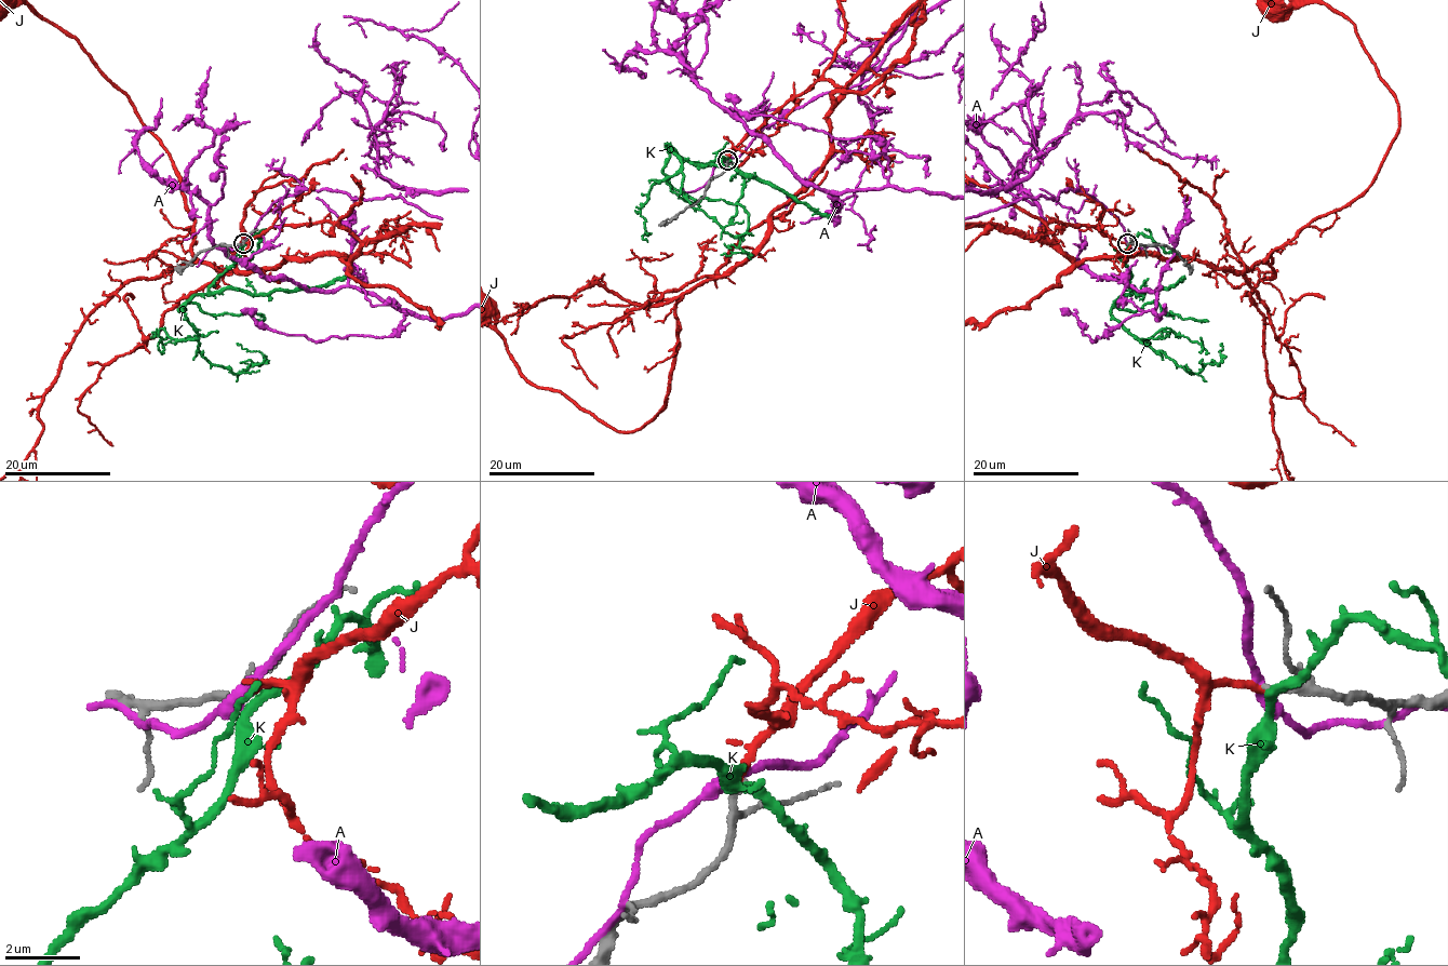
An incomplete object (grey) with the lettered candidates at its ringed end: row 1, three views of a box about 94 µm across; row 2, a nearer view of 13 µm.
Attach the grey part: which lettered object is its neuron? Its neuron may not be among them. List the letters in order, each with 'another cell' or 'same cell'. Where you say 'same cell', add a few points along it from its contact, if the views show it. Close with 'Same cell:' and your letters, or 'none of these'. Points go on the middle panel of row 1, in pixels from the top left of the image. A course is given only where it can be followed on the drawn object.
A: another cell
J: same cell; course (726, 160), (820, 80), (844, 90), (826, 164), (676, 305), (669, 392), (640, 428), (531, 381)
K: another cell
Same cell: J

